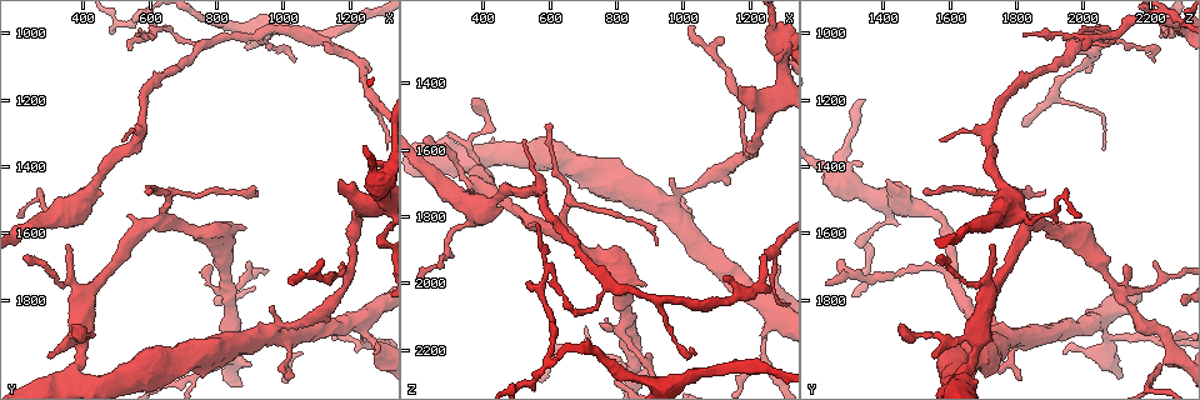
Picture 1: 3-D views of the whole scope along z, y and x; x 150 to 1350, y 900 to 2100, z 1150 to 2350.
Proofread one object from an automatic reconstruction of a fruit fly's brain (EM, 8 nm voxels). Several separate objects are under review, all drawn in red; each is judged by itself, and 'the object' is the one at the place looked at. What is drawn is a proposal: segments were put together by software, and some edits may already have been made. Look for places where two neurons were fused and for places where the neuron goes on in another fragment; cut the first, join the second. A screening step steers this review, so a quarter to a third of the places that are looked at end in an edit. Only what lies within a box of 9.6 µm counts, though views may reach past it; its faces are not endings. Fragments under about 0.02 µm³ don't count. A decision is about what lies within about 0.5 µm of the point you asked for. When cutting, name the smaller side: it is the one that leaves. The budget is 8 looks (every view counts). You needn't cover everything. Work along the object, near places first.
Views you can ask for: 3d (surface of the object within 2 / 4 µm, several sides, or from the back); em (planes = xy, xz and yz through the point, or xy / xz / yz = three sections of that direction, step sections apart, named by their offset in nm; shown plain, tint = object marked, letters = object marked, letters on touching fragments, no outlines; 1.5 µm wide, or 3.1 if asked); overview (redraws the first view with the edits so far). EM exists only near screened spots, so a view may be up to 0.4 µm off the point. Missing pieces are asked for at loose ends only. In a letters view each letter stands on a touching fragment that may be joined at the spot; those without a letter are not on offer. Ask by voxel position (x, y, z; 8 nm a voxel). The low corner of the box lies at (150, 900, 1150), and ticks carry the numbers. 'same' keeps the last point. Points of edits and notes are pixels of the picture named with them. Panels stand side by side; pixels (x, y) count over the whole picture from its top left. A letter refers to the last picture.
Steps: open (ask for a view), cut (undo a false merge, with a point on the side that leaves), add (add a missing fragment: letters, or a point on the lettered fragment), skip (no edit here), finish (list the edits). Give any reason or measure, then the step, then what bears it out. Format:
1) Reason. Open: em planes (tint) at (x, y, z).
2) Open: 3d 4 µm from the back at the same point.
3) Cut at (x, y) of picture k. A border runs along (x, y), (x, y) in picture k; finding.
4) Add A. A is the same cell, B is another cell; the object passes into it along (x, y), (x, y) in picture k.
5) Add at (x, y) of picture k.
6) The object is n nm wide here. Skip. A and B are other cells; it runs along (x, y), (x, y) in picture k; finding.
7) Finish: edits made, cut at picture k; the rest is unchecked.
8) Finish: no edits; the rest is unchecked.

Abrupt turn. Open: 3d 4 µm at (760, 1030, 2000).

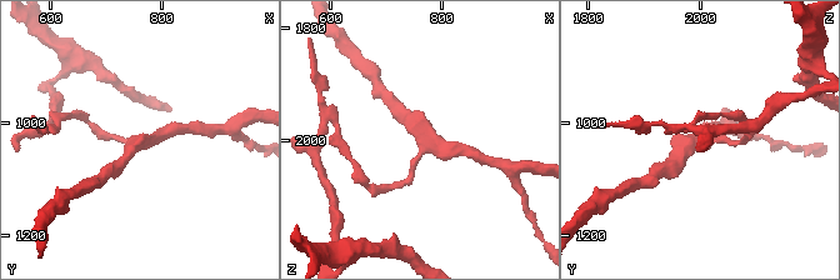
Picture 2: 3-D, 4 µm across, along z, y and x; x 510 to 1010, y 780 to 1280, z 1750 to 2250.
3 arms meet here; now the EM. Open: em planes (letters) at (765, 1035, 2000).

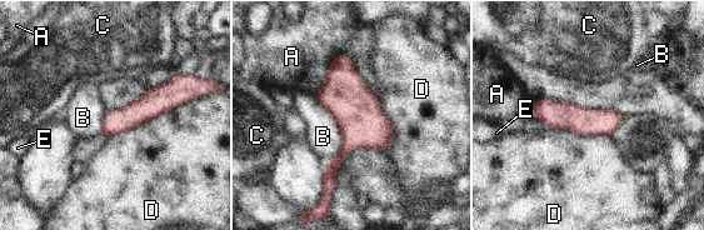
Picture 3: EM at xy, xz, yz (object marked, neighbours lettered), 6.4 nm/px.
The object is 150 nm wide here. Skip. A, B, C, D and E are other cells; it runs along (340, 56), (349, 145), (325, 190) in picture 3; all the same neuron.

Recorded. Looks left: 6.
Free end. Open: 3d 4 µm at (970, 1820, 1690).

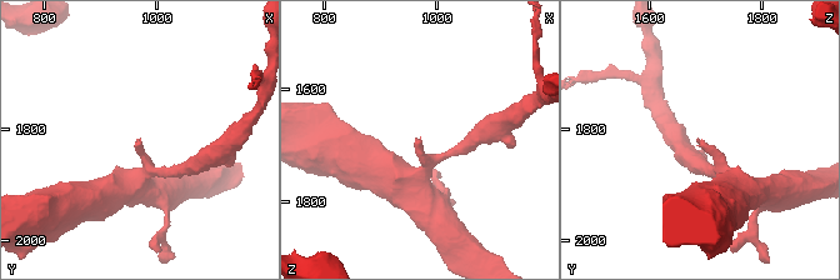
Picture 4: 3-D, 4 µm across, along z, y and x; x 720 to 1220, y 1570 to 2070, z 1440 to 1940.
Open: em planes (tint) at (965, 1820, 1695).

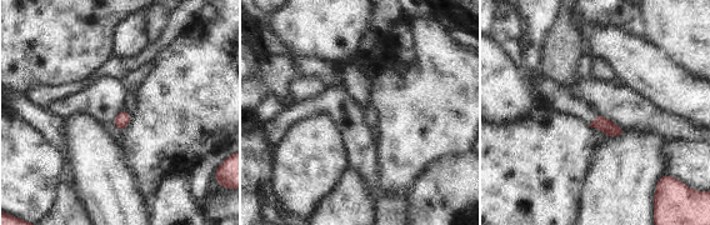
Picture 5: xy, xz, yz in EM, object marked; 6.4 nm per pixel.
What lies round it. Open: em planes (letters) at the same point.

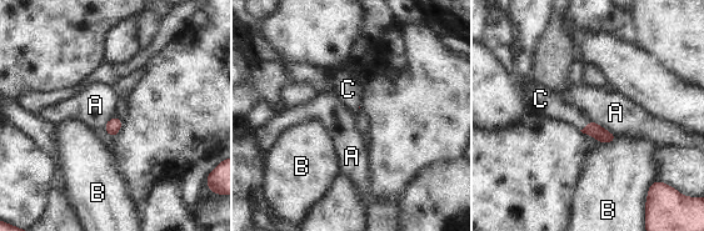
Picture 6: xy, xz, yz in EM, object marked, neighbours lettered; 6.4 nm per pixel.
Add C. C is the same cell, A and B are other cells; it goes on there.

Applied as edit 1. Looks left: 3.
Finish: edits made, add at picture 6; the rest is unchecked.

